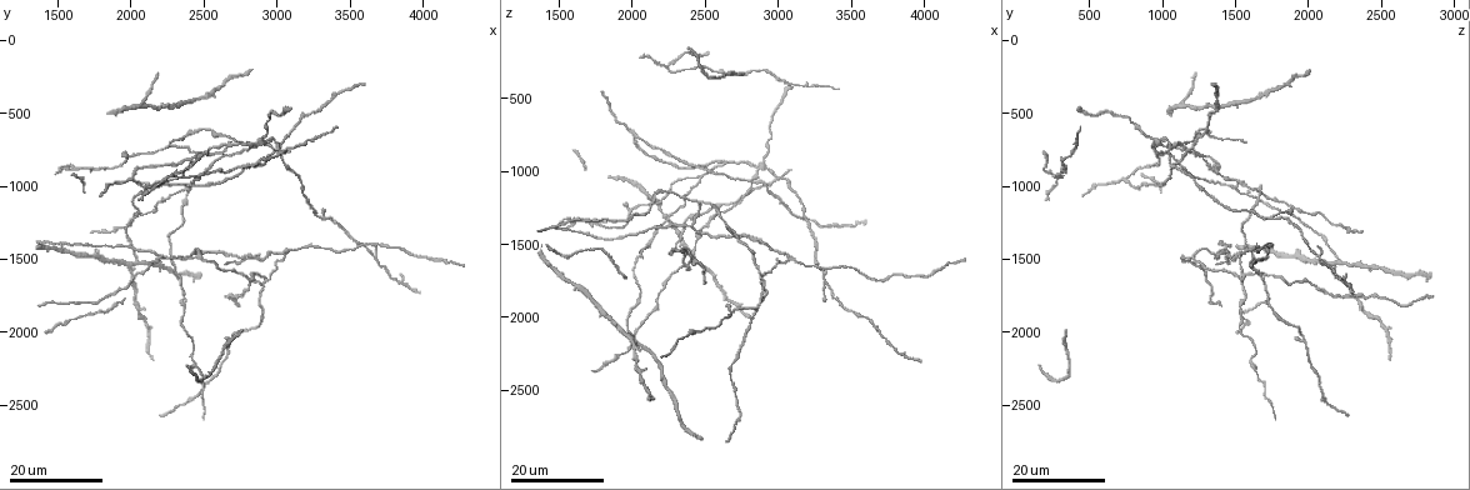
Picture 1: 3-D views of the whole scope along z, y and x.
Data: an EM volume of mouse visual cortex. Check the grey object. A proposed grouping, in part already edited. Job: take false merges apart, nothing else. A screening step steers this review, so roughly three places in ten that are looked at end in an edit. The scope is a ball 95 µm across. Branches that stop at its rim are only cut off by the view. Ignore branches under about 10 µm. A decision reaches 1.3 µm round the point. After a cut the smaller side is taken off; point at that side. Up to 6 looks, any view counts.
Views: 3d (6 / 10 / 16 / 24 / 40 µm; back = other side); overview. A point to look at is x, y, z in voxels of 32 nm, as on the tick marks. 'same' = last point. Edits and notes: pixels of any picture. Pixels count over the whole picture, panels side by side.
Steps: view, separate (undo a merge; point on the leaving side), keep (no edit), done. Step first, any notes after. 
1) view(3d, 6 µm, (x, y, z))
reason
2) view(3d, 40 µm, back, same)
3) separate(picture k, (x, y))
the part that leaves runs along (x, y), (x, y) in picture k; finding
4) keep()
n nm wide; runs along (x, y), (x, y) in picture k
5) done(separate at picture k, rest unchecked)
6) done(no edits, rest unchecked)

view(3d, 16 µm, (3000, 760, 1060))
four-way junction

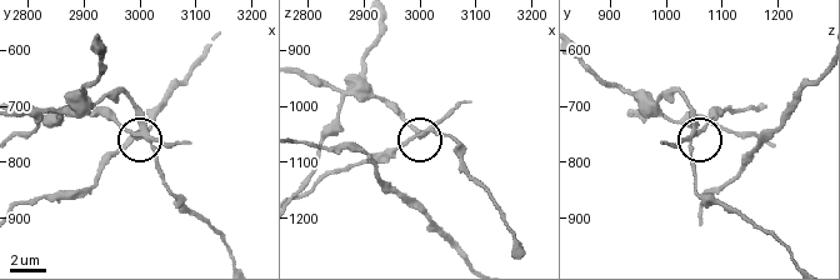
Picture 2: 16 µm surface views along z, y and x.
view(3d, 10 µm, (3005, 750, 1045))

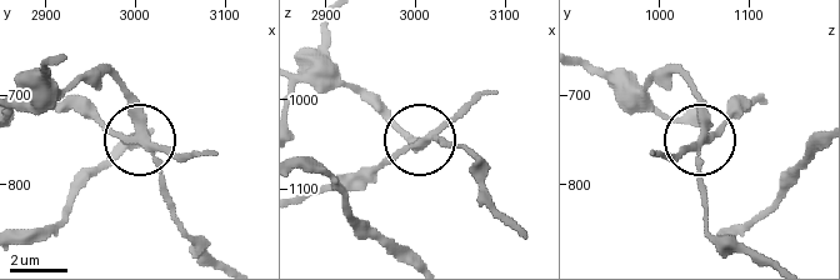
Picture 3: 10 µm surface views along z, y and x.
separate(picture 3, (178, 154))
4 arms; the part that leaves runs along (421, 140), (303, 193) in picture 3; a second cell is stuck on

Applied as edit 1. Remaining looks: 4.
view(3d, 16 µm, (2000, 960, 740))
three arms meet

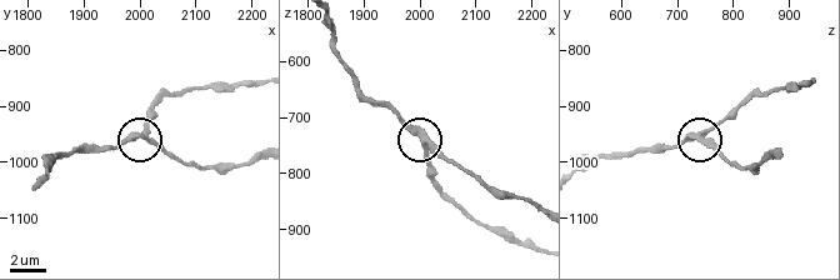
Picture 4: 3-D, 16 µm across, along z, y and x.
view(3d, 10 µm, (2005, 955, 730))

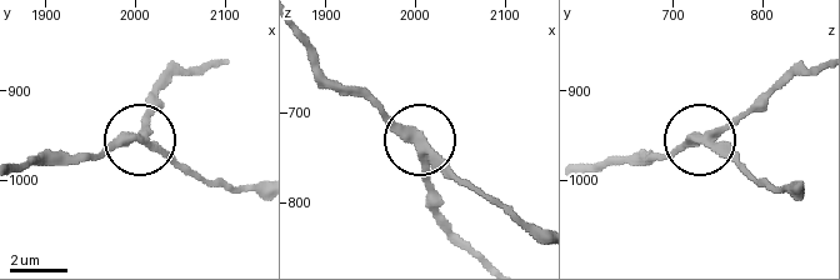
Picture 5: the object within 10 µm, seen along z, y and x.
keep()
330 nm wide; runs along (818, 65), (718, 128), (655, 151) in picture 5; one cell here

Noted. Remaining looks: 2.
view(3d, 16 µm, (3100, 1440, 1600))
thin arm on a thick one

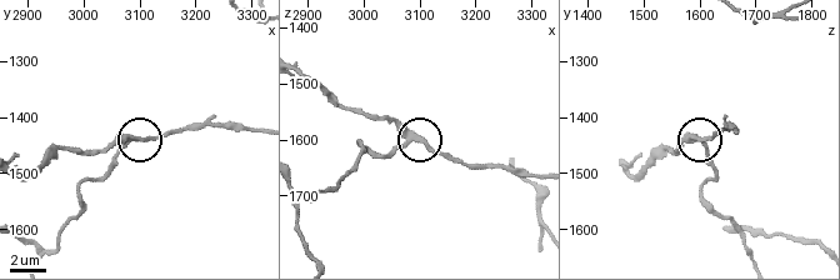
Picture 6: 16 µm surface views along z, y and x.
view(3d, 10 µm, (3075, 1445, 1600))
zoom in

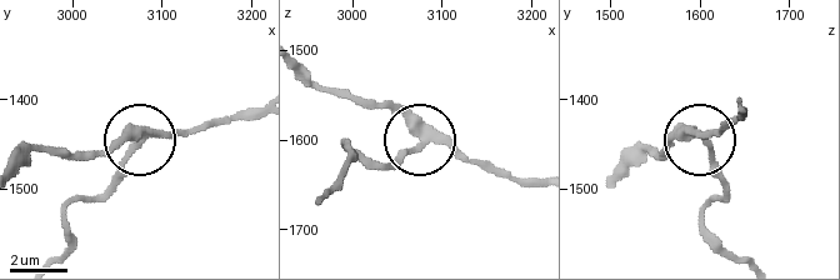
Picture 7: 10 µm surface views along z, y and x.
separate(picture 7, (119, 169))
270 nm wide; the part that leaves runs along (426, 145), (375, 164), (346, 145), (345, 174), (325, 195) in picture 7; a second cell is stuck on

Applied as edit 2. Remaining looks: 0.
done(separate at picture 3, separate at picture 7, rest unchecked)

